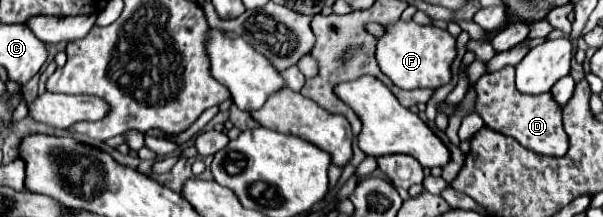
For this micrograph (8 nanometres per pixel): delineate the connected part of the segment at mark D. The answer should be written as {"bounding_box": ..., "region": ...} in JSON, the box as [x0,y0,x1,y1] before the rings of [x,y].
{"bounding_box":[475,65,569,157],"region":[[[507,65],[501,71],[485,73],[475,83],[475,89],[477,89],[475,111],[483,117],[489,129],[517,139],[523,147],[535,153],[553,155],[553,157],[563,157],[567,153],[569,139],[561,121],[561,113],[563,113],[561,105],[551,97],[551,93],[543,93],[535,97],[519,93],[515,87],[515,67]]]}

